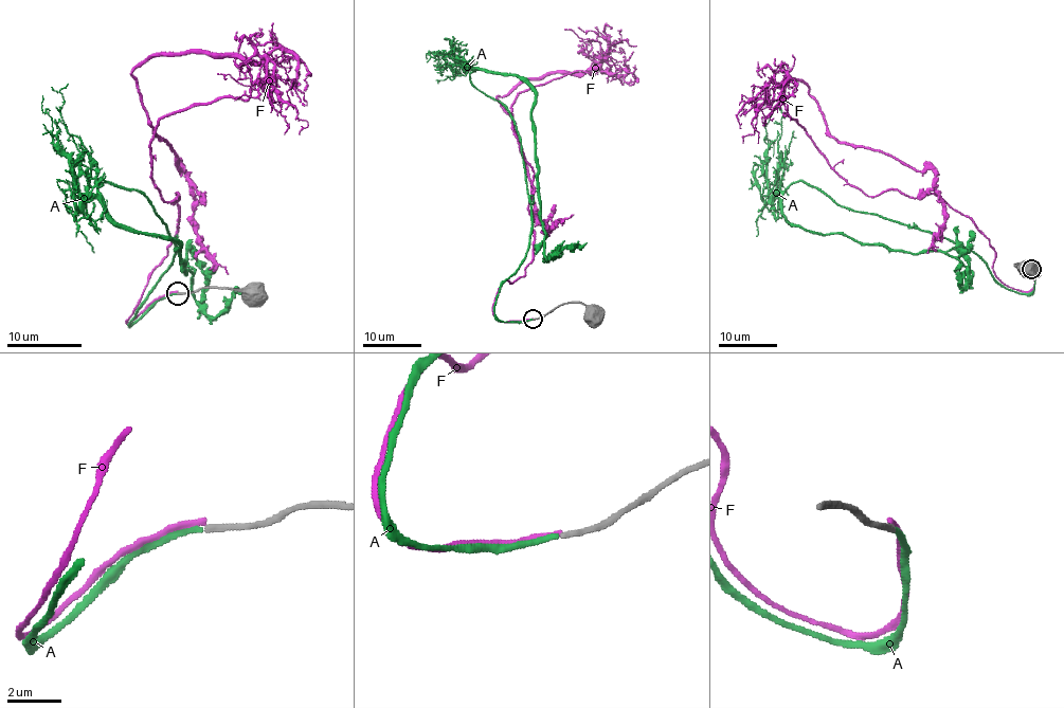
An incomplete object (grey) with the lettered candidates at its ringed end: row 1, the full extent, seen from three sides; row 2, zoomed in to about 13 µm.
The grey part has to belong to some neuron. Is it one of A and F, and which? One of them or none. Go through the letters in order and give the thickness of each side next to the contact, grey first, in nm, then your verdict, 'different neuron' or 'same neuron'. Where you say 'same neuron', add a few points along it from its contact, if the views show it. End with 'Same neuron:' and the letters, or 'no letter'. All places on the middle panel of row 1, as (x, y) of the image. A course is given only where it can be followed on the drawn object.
A: 240 nm thick on the grey side, 200 nm on the other; same neuron; it runs (533, 320), (496, 316), (530, 206), (511, 115), (475, 70), (534, 93), (544, 256), (587, 242)
F: 240 nm thick on the grey side, 220 nm on the other; different neuron
Same neuron: A

